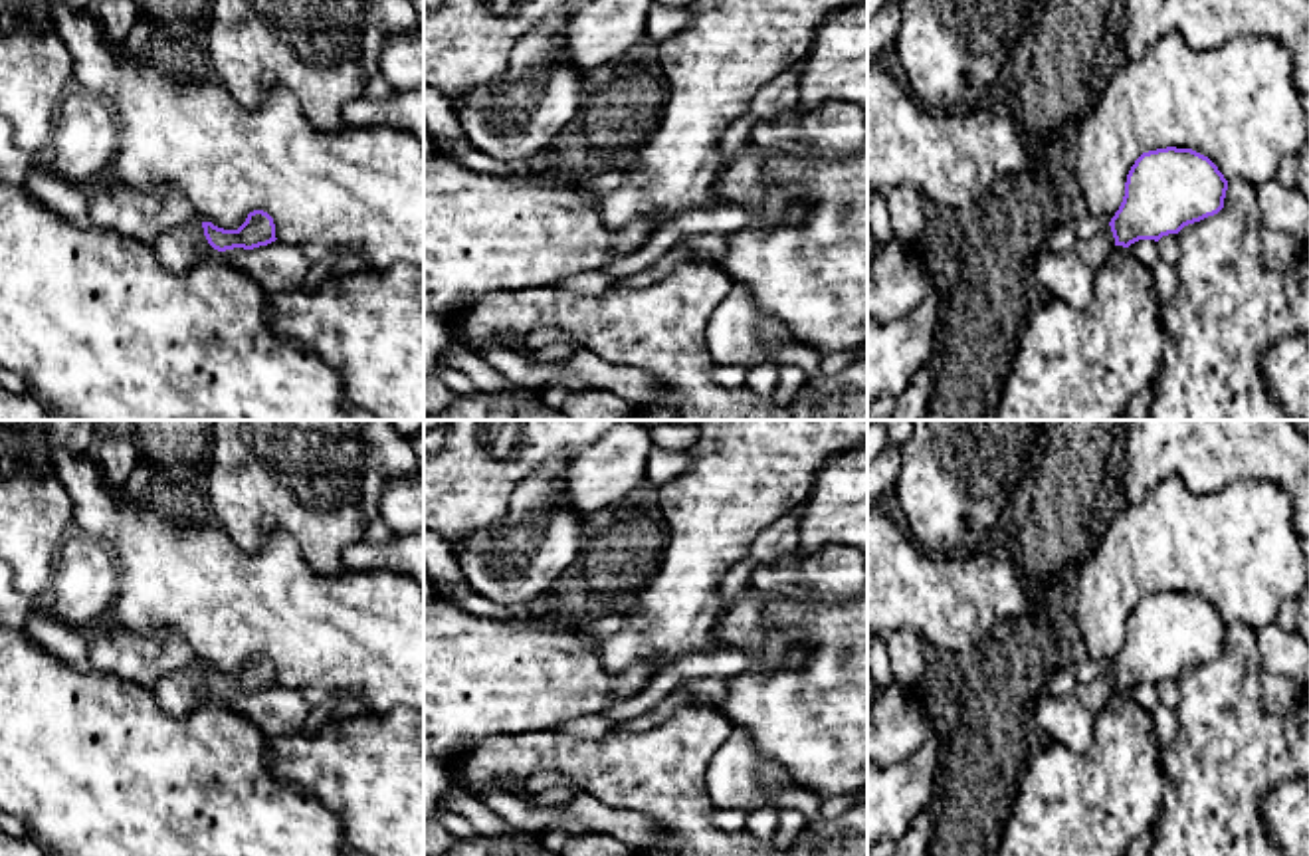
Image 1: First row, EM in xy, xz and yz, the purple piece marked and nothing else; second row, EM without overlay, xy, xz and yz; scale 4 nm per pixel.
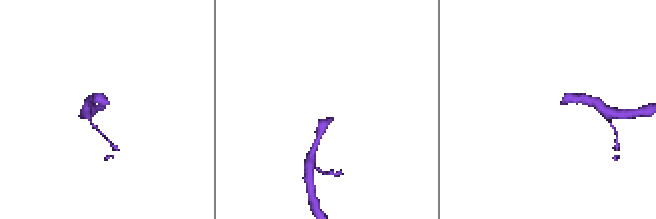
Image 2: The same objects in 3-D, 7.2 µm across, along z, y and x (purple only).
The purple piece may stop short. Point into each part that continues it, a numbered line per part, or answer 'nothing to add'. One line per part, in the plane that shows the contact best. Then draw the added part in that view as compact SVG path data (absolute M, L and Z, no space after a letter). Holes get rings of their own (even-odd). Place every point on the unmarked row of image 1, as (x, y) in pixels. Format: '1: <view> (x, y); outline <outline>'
1: xy (179, 692); outline M178 668L164 674L152 688L156 703L172 717L182 719L194 711L198 703L224 699L226 696L214 694L202 668Z

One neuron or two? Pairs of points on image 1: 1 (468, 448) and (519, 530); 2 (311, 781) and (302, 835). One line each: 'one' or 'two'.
1: two
2: two

